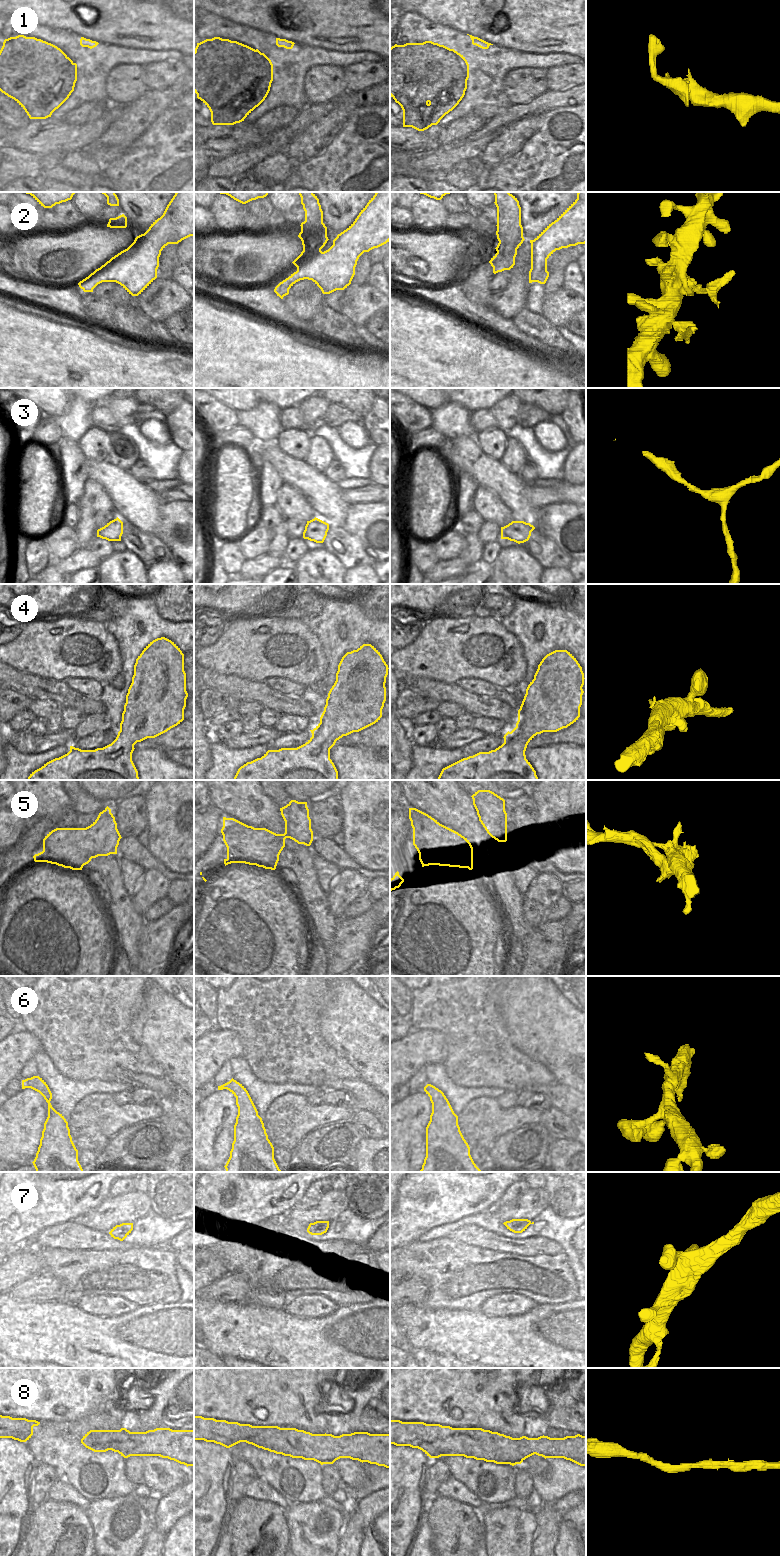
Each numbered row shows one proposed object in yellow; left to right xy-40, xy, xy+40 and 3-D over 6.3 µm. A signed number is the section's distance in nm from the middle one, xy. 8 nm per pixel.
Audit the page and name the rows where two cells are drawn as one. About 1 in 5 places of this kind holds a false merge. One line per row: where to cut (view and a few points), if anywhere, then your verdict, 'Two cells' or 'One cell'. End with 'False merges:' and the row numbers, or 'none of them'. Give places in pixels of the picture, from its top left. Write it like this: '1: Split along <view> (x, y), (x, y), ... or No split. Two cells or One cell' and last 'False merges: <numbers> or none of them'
1: No split. One cell
2: No split. One cell
3: No split. One cell
4: No split. One cell
5: No split. One cell
6: No split. One cell
7: No split. One cell
8: No split. One cell
False merges: none of them.

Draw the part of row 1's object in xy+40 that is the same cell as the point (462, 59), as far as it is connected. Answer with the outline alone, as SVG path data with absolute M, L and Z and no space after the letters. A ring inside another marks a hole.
M425 41L390 48L390 96L403 110L403 127L424 131L437 125L464 97L468 78L465 57L444 45Z

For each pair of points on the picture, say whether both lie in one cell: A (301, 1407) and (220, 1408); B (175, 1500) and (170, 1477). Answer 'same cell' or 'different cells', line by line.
A: same cell
B: different cells

